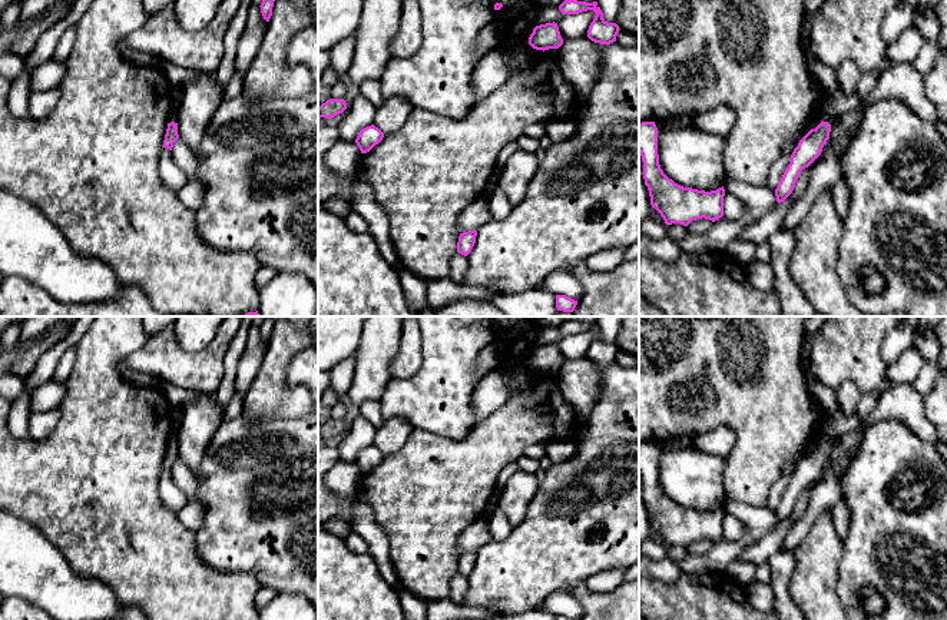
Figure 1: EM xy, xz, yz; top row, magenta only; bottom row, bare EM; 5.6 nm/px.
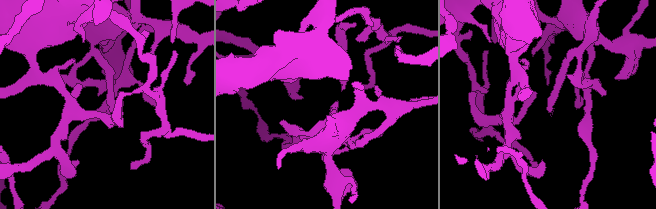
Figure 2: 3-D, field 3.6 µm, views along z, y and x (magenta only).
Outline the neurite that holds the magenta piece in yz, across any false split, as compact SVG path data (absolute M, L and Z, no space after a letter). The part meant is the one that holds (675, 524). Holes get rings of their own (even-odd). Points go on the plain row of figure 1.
M655 442L639 444L639 474L650 525L660 534L666 546L688 547L696 540L705 538L715 543L724 537L724 507L711 513L683 508L663 494L659 485Z

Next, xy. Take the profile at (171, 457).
M173 428L170 430L169 441L168 441L168 450L163 461L163 468L172 471L173 464L179 460L178 455L178 431Z

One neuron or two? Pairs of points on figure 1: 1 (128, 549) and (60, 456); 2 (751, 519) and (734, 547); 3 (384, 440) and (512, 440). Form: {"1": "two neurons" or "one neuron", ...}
{"1": "one neuron", "2": "one neuron", "3": "two neurons"}

